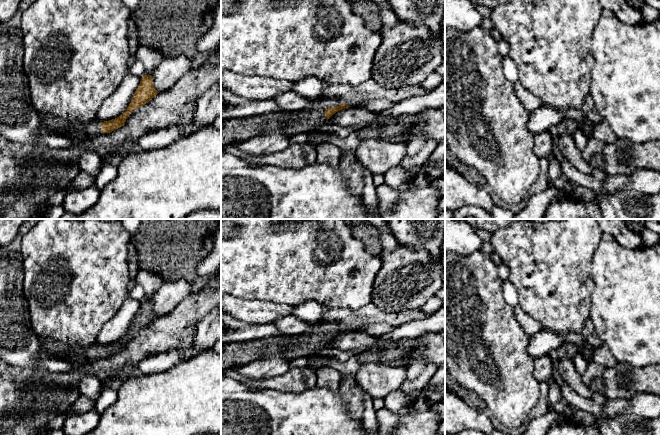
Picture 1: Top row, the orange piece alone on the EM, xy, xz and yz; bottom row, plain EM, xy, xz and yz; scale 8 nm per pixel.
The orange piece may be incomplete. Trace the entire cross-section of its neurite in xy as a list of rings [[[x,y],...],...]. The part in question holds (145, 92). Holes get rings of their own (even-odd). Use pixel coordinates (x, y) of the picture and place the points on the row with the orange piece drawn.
[[[145,75],[141,78],[140,84],[127,110],[115,119],[105,122],[94,120],[83,125],[73,125],[53,116],[41,115],[41,125],[44,129],[70,138],[71,140],[75,138],[87,139],[100,133],[110,133],[123,126],[133,110],[139,109],[148,103],[158,93],[154,89],[152,76]]]

